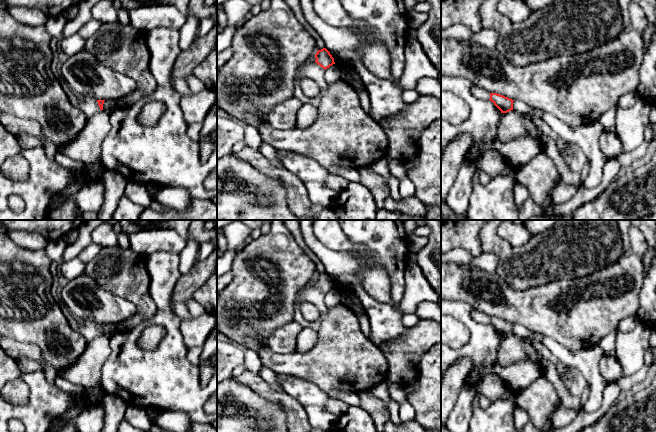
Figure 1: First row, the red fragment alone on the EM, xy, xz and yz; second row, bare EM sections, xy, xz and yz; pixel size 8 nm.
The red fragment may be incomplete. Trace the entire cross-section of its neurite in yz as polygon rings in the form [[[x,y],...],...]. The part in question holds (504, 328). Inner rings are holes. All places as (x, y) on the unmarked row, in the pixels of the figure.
[[[490,317],[490,325],[501,335],[501,337],[507,337],[513,334],[513,325],[512,323],[505,321],[497,317]]]

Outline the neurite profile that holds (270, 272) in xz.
[[[271,220],[267,234],[248,240],[236,251],[231,272],[234,275],[232,282],[220,291],[217,298],[217,331],[228,340],[256,351],[259,347],[269,345],[269,336],[275,329],[293,321],[299,295],[314,279],[315,264],[296,243],[283,221]]]

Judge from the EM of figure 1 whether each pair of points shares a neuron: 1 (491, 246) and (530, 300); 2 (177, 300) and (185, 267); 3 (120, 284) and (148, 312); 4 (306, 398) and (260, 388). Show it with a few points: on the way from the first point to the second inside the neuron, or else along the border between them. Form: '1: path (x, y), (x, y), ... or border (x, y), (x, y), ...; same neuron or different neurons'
1: border (502, 277), (515, 289), (527, 289), (545, 284); different neurons
2: border (194, 265), (181, 275); different neurons
3: path (127, 289), (143, 305); same neuron
4: border (283, 390), (292, 395), (306, 410); different neurons

